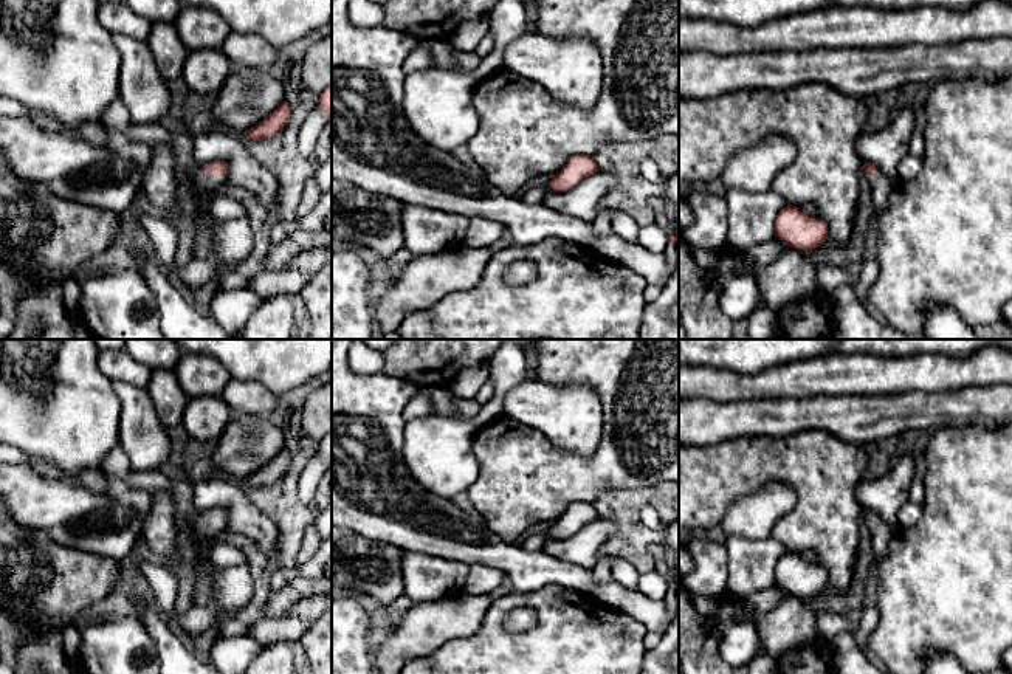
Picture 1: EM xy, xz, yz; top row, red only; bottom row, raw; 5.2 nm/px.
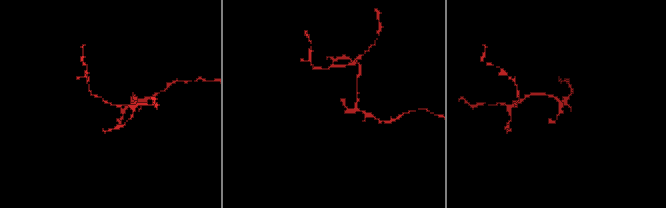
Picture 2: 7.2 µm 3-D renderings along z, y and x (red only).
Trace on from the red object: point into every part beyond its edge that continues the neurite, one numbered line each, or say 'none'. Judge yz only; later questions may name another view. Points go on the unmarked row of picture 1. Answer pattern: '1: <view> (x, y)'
1: yz (882, 533)

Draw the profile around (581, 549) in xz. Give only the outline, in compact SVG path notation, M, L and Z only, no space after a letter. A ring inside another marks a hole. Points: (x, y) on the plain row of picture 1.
M600 516L566 539L547 539L542 552L559 561L592 570L600 556L600 547L615 531L617 524L612 519Z

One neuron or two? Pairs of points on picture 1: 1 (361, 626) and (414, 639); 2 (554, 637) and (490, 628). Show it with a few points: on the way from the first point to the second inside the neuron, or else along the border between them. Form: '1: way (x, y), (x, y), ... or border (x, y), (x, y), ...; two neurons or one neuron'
1: border (382, 628), (372, 657); two neurons
2: way (538, 642), (506, 642); one neuron

